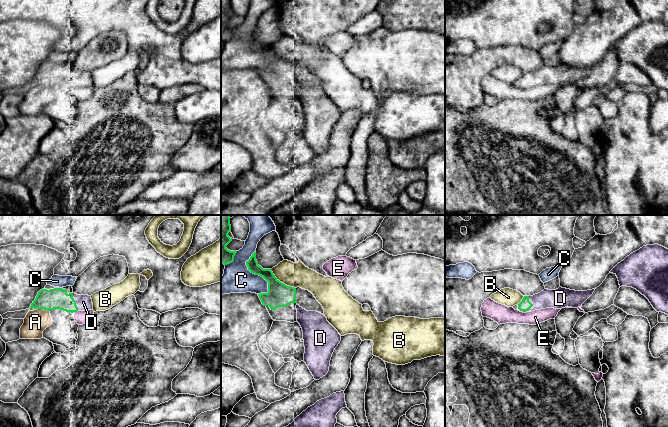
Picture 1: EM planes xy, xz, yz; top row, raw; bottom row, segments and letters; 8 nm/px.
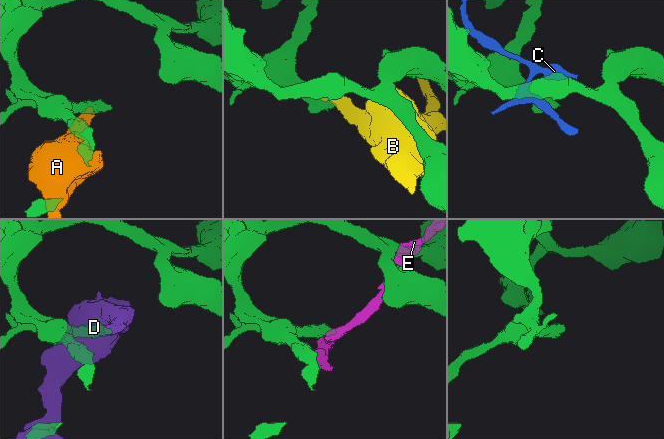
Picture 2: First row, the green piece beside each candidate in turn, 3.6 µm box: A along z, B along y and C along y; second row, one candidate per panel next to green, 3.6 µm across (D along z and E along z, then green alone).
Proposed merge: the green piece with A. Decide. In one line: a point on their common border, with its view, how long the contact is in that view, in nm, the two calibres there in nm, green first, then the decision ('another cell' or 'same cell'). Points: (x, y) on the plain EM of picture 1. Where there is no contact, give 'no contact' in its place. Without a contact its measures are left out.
xy (44, 85) | 100 nm | 170/190 nm | another cell

